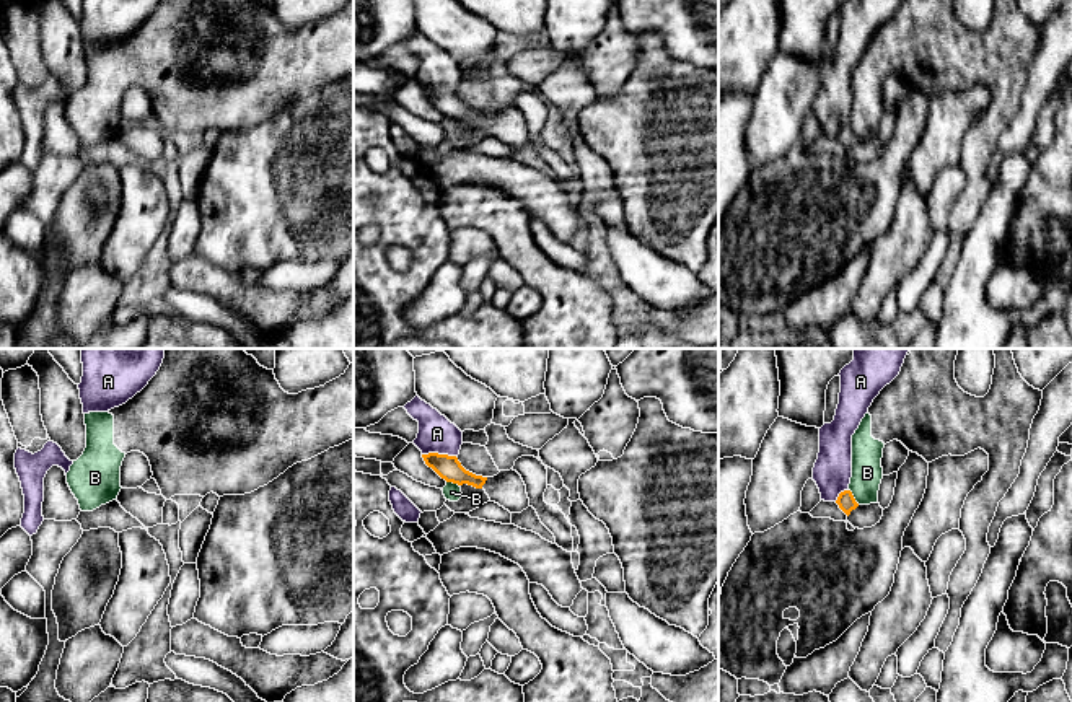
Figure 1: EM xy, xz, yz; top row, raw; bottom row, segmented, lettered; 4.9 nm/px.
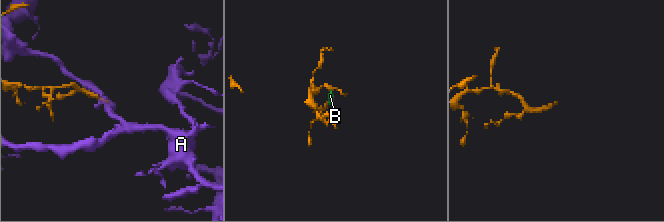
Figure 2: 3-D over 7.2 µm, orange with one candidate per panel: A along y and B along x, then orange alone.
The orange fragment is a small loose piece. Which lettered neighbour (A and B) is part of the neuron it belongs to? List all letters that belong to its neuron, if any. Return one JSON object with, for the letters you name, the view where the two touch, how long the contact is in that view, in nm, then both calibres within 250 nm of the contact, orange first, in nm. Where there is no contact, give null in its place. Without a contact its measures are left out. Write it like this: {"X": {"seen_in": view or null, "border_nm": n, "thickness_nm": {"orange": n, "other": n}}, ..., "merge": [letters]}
{"merge": []}

